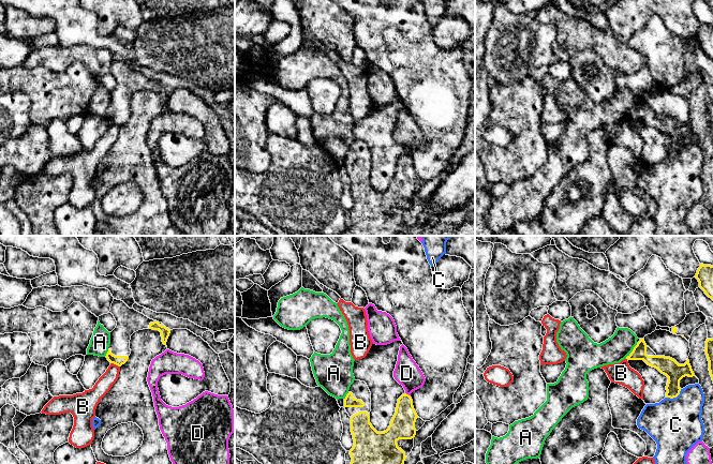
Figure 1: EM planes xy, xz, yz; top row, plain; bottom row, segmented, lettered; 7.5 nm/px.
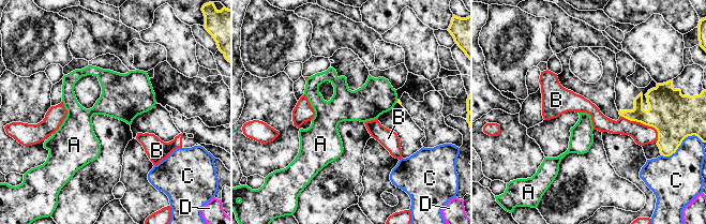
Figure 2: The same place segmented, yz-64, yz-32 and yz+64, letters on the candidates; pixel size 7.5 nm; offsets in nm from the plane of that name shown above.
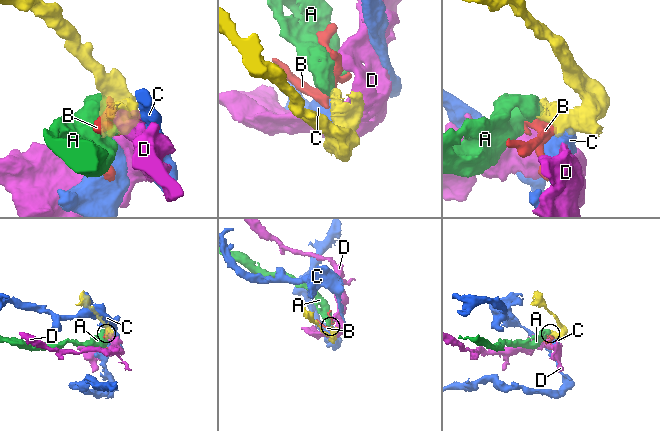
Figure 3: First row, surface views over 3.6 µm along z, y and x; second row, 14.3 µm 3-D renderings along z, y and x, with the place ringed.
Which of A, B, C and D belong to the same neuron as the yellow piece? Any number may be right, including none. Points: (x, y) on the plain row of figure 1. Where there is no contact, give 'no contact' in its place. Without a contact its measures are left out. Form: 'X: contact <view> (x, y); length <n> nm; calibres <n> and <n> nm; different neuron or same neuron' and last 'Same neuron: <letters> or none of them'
A: contact yz (634, 108); length 100 nm; calibres 120 and 200 nm; different neuron
B: contact xy (115, 123); length 80 nm; calibres 80 and 120 nm; different neuron
C: contact yz (674, 156); length 140 nm; calibres 140 and 400 nm; different neuron
D: contact xz (407, 154); length 50 nm; calibres 190 and 190 nm; different neuron
Same neuron: none of them

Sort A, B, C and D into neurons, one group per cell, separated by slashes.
A / B / C / D

